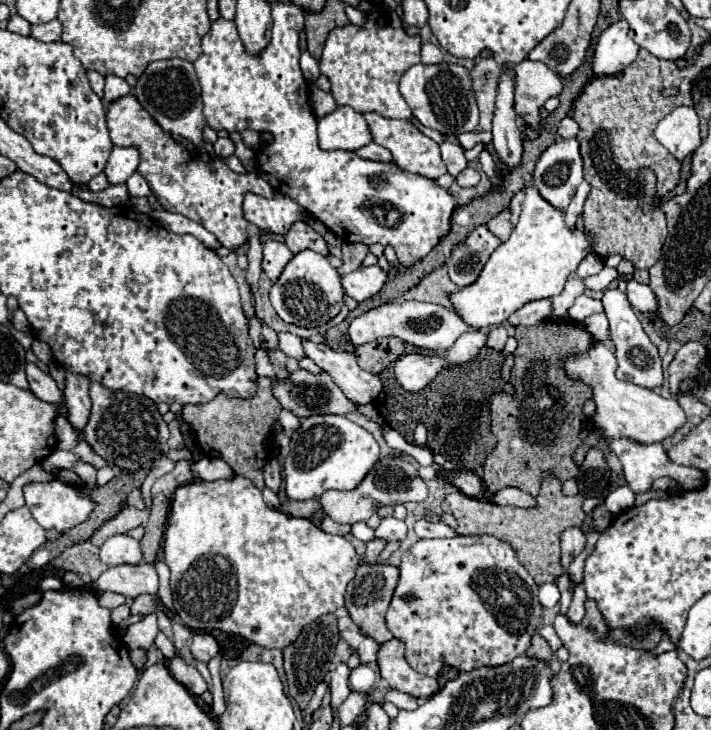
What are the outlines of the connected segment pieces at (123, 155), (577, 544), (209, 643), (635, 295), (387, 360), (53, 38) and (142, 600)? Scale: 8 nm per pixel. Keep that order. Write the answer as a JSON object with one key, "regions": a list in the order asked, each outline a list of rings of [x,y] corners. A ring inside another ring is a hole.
{"regions":[[[[112,148],[112,154],[106,162],[106,176],[110,184],[124,184],[138,168],[140,152],[138,148]]],[[[568,528],[568,530],[562,532],[560,540],[562,540],[562,544],[560,544],[560,546],[562,546],[560,564],[562,564],[564,568],[568,568],[570,562],[574,560],[574,556],[578,556],[578,554],[584,550],[584,546],[586,546],[586,536],[584,536],[584,532],[582,532],[580,528]]],[[[196,634],[192,640],[192,654],[196,660],[200,662],[208,662],[210,658],[214,658],[220,650],[218,640],[212,634]]],[[[628,280],[626,284],[626,296],[632,304],[634,310],[640,310],[640,312],[656,312],[658,304],[654,300],[654,292],[650,290],[650,286],[646,284],[640,284],[636,280]]],[[[382,338],[356,350],[358,366],[372,374],[380,374],[404,354],[404,342],[398,338]]],[[[58,20],[32,26],[32,36],[40,42],[58,42],[62,36],[62,24]]],[[[142,594],[132,602],[132,614],[146,616],[146,614],[152,614],[154,610],[156,610],[156,600],[150,594]]]]}

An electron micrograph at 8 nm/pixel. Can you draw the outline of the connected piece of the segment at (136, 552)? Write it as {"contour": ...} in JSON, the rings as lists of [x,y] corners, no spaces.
{"contour":[[[118,534],[108,538],[100,546],[100,560],[108,566],[118,566],[118,564],[140,564],[142,562],[142,552],[140,552],[140,542],[130,538],[128,534]]]}

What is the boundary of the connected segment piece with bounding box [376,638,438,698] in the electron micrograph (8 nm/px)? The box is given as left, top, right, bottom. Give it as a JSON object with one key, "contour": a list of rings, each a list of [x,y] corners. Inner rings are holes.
{"contour":[[[392,638],[378,648],[378,666],[384,682],[390,688],[406,692],[414,698],[430,698],[438,692],[438,680],[412,670],[404,658],[404,644],[400,638]]]}

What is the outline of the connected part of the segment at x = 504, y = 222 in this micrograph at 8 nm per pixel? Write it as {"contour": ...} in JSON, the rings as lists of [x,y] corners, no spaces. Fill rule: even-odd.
{"contour":[[[510,208],[498,212],[490,222],[488,222],[490,232],[494,232],[500,240],[506,240],[506,236],[510,236],[512,232],[512,224],[510,224]]]}

